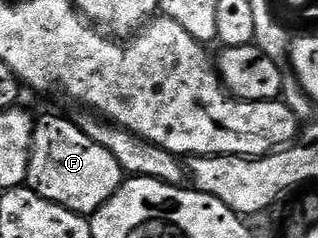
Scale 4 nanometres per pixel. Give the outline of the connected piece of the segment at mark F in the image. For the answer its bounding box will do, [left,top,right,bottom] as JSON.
[25,116,123,218]

